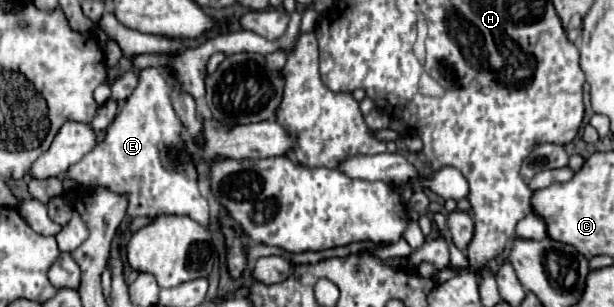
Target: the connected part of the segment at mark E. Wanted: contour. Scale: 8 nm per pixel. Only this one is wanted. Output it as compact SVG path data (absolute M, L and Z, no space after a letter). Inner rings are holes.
M144 68L138 72L138 86L126 98L124 106L116 114L114 122L106 130L106 138L92 152L88 152L78 164L70 166L68 176L78 182L78 194L90 194L98 186L106 186L108 190L118 190L118 194L130 194L130 214L128 216L160 216L160 214L184 214L196 220L202 226L208 226L208 202L200 196L196 168L188 162L182 148L182 124L172 108L170 90L164 74L158 68ZM170 148L178 150L182 166L170 166L170 156L166 154Z

